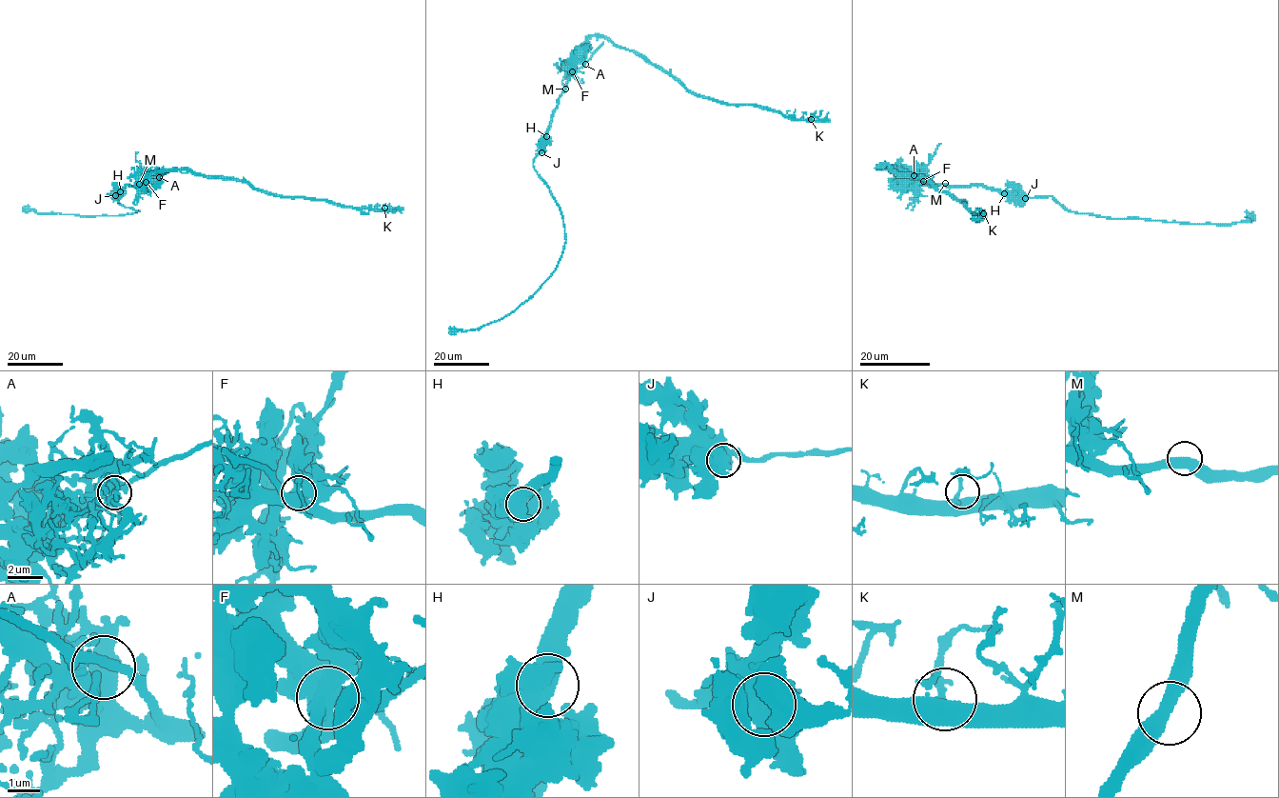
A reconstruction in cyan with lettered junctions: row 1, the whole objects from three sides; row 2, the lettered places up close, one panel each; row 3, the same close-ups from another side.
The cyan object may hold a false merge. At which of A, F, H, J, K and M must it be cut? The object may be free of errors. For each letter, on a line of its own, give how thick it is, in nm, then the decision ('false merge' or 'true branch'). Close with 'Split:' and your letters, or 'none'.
A: 240 nm | true branch
F: 750 nm | false merge
H: 750 nm | true branch
J: 800 nm | true branch
K: 240 nm | true branch
M: 440 nm | true branch
Split: F

